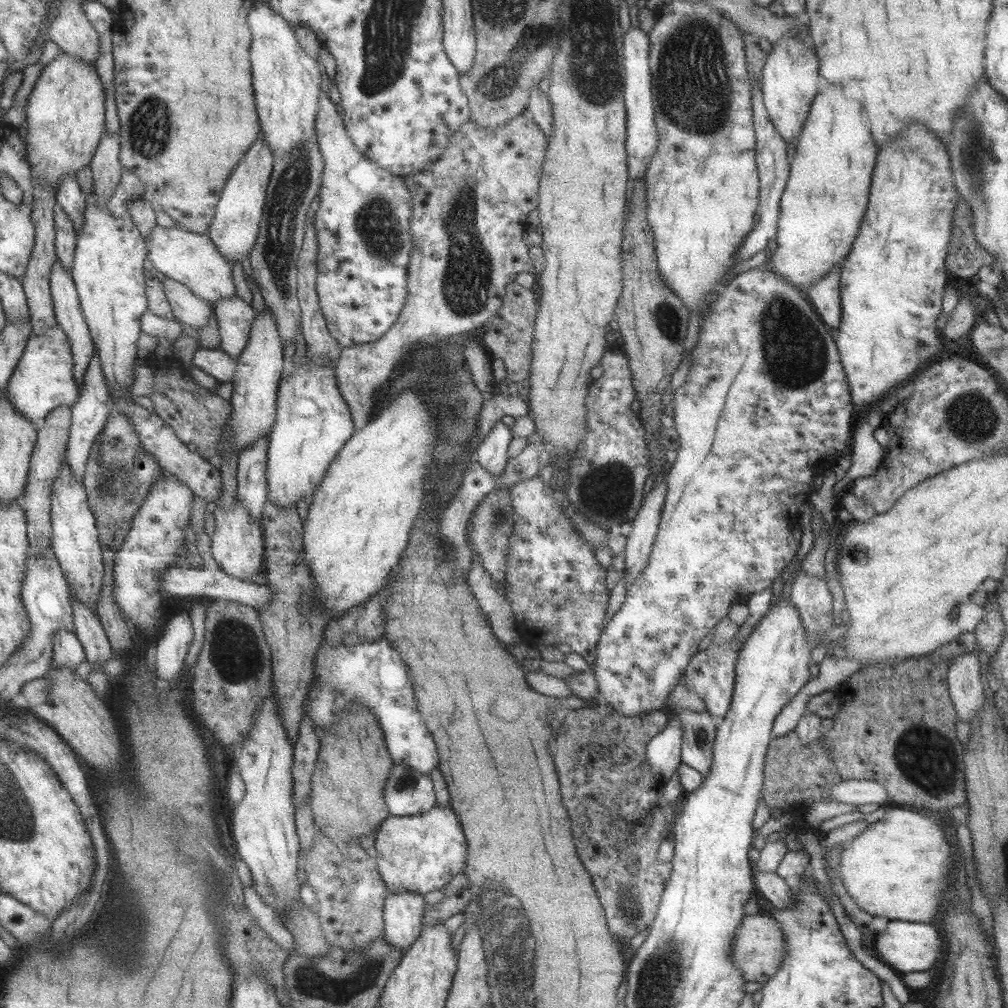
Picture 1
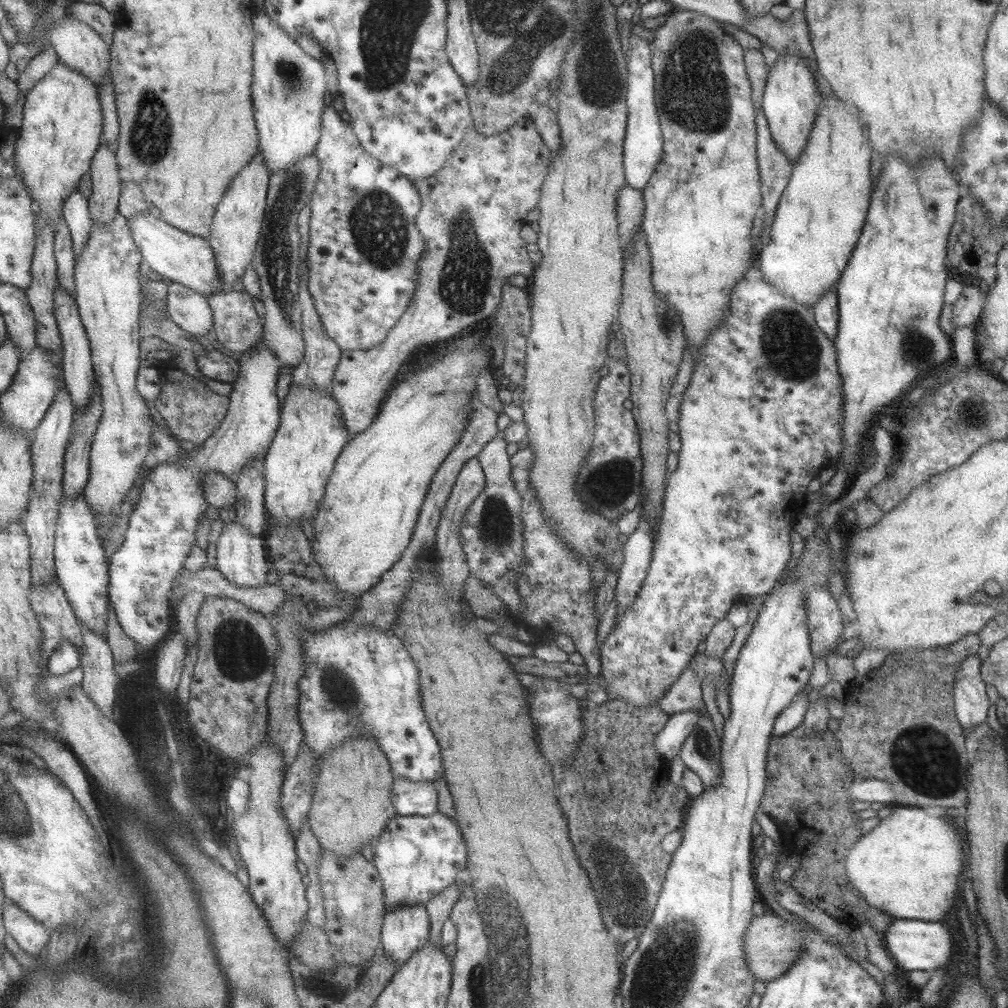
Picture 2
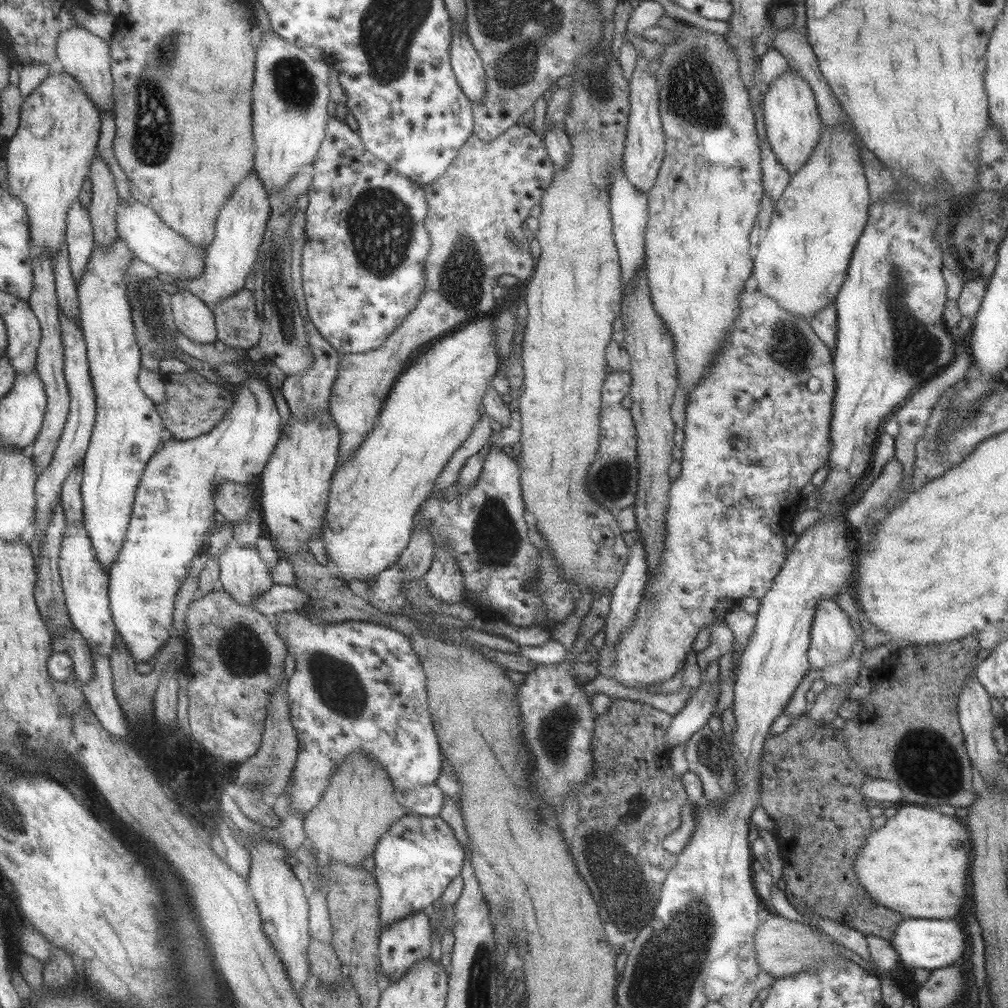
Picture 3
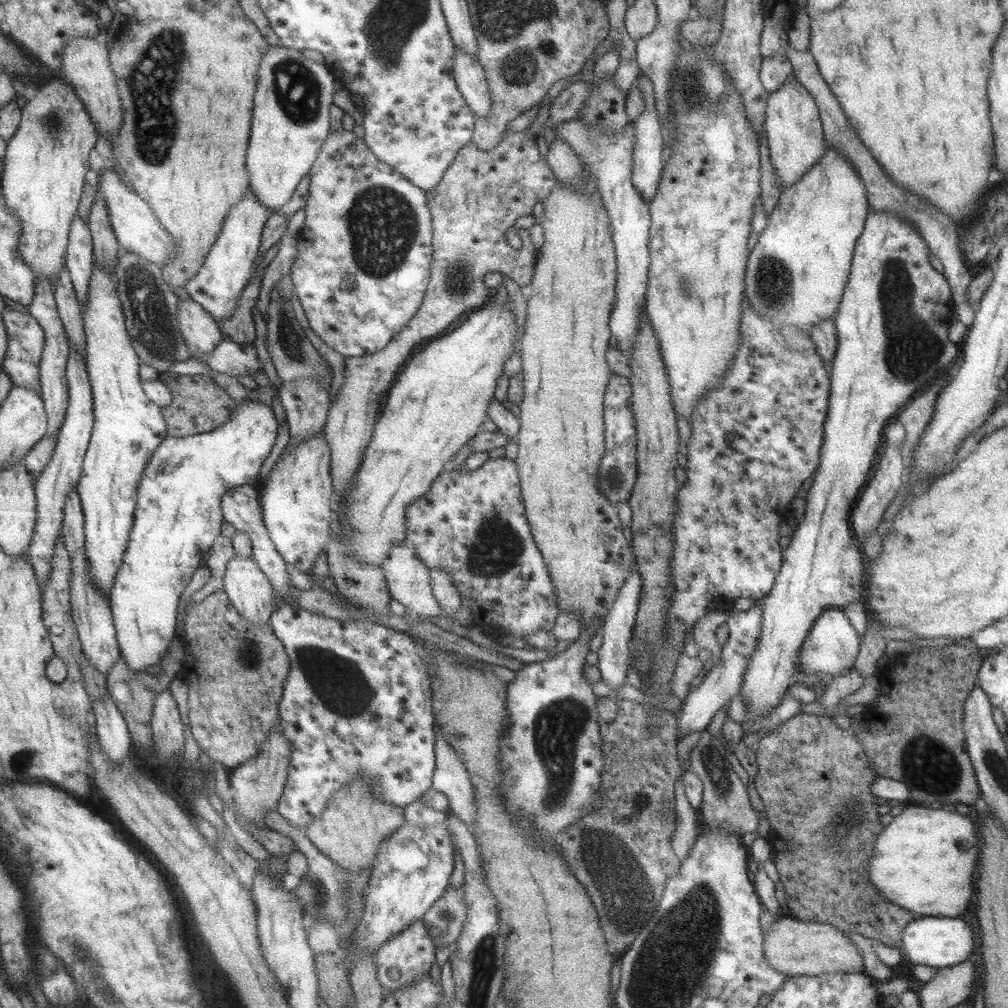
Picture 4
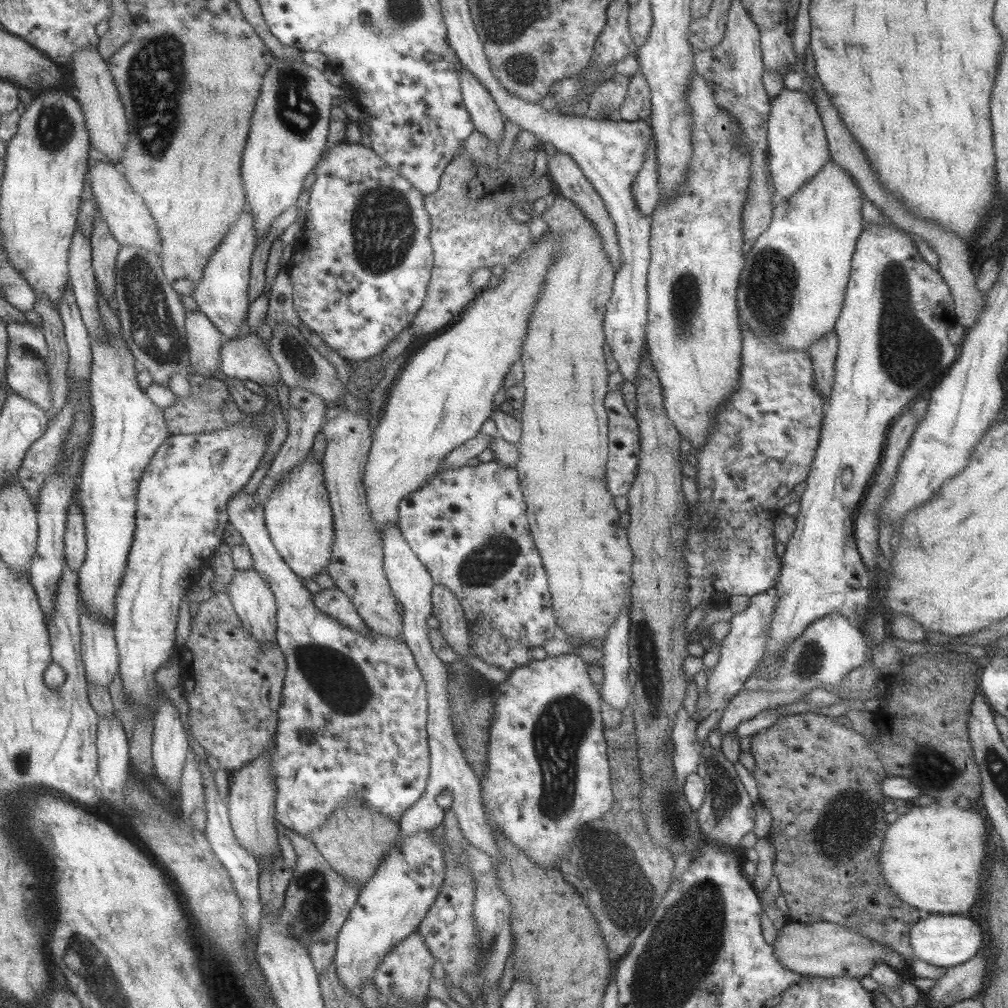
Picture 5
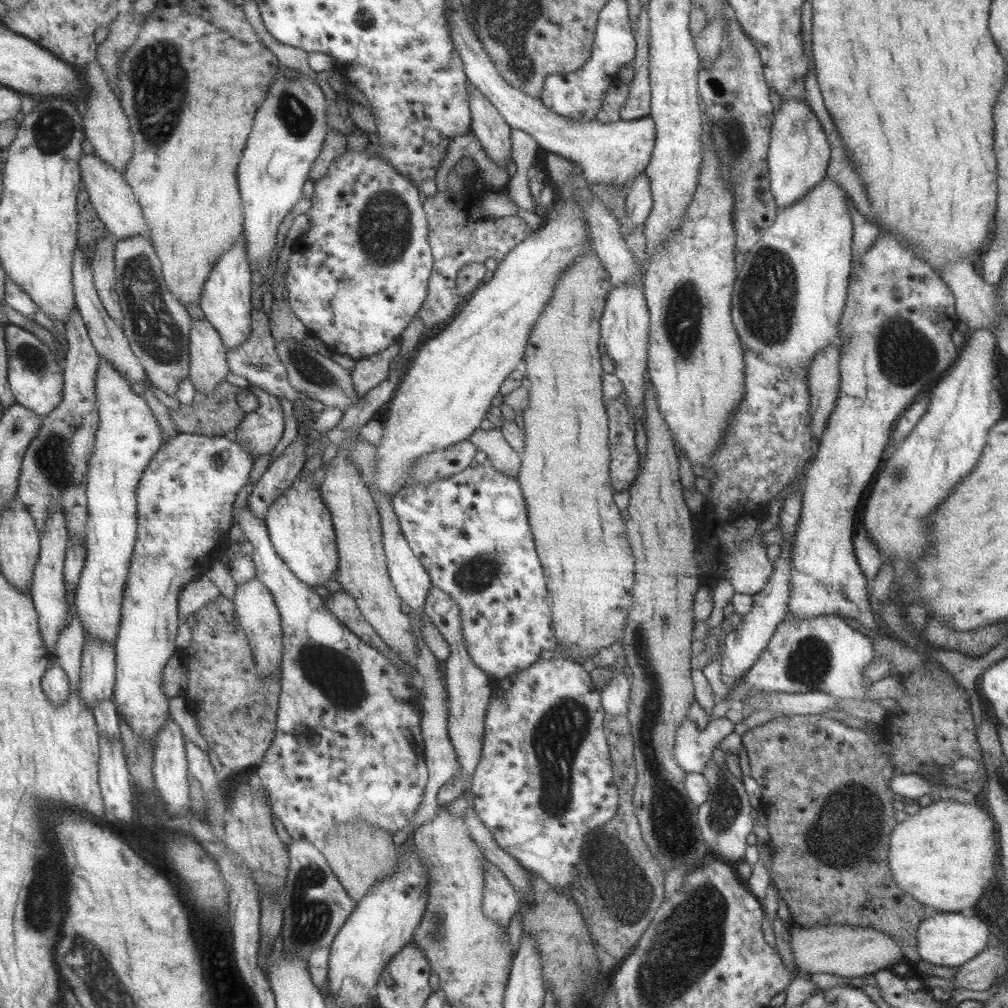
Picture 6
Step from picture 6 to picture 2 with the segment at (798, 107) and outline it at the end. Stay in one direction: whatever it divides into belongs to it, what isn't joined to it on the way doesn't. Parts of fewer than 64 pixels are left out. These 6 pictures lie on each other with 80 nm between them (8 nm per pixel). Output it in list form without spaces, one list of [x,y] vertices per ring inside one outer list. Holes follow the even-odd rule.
[[[796,55],[778,56],[766,75],[762,94],[762,113],[773,142],[792,164],[797,162],[798,156],[805,148],[821,100],[813,75],[804,60]]]

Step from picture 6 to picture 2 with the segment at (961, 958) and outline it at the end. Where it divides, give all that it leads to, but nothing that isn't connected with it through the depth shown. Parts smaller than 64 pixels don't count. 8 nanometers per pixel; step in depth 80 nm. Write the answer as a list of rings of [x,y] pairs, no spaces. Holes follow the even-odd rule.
[[[892,918],[882,937],[883,944],[893,957],[896,966],[903,970],[932,972],[951,958],[952,948],[955,954],[955,940],[951,940],[951,928],[943,922]]]

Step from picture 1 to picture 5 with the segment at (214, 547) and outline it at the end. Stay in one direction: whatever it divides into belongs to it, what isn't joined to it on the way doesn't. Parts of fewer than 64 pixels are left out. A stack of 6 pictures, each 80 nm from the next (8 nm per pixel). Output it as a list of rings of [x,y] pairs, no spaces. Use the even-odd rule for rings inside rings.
[[[253,570],[235,574],[225,592],[235,614],[260,648],[276,643],[276,602],[269,585]]]

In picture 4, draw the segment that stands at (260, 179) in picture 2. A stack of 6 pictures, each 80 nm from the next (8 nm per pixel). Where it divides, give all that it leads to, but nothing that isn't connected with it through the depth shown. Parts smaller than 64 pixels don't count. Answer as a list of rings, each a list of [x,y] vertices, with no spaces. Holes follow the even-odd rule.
[[[247,187],[245,196],[234,204],[225,217],[221,230],[205,255],[201,268],[183,286],[189,298],[199,304],[211,318],[214,318],[215,322],[230,316],[230,313],[236,309],[241,291],[252,275],[263,225],[267,217],[273,213],[258,202],[252,194],[251,189]]]

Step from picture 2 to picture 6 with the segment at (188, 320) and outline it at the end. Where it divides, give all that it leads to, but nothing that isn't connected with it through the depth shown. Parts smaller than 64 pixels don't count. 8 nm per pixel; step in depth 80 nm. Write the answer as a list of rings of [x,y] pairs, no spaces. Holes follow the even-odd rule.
[[[206,319],[194,320],[188,332],[188,379],[193,389],[211,395],[229,372],[226,348]]]

